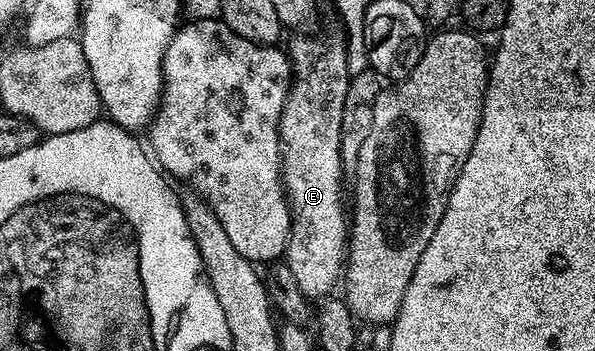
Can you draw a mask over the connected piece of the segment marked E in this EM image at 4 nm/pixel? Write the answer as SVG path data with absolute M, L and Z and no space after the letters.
M305 34L302 38L293 38L287 45L289 63L293 69L293 84L289 88L289 95L283 104L283 112L279 116L279 140L281 141L281 184L285 188L285 200L289 203L289 214L293 219L289 225L289 239L285 242L283 263L291 270L295 283L310 300L322 300L334 293L333 285L340 283L343 278L343 267L347 262L347 198L341 195L341 181L347 178L347 171L343 168L339 156L339 124L343 124L343 96L347 96L347 84L350 80L349 69L347 68L347 52L344 41L337 38L312 38Z

